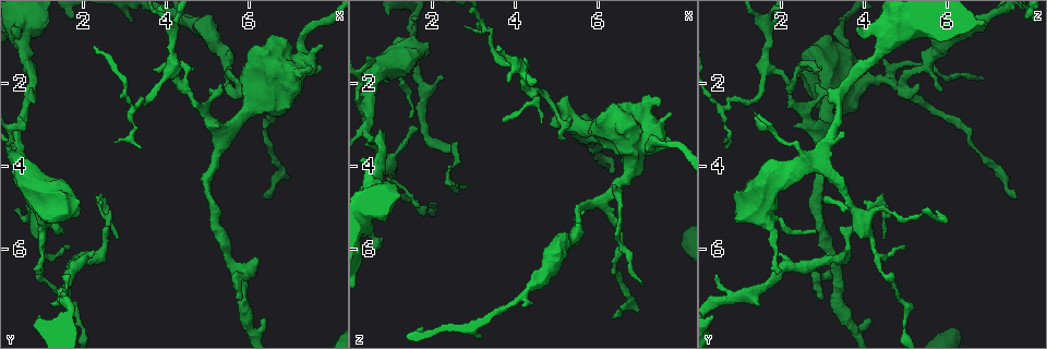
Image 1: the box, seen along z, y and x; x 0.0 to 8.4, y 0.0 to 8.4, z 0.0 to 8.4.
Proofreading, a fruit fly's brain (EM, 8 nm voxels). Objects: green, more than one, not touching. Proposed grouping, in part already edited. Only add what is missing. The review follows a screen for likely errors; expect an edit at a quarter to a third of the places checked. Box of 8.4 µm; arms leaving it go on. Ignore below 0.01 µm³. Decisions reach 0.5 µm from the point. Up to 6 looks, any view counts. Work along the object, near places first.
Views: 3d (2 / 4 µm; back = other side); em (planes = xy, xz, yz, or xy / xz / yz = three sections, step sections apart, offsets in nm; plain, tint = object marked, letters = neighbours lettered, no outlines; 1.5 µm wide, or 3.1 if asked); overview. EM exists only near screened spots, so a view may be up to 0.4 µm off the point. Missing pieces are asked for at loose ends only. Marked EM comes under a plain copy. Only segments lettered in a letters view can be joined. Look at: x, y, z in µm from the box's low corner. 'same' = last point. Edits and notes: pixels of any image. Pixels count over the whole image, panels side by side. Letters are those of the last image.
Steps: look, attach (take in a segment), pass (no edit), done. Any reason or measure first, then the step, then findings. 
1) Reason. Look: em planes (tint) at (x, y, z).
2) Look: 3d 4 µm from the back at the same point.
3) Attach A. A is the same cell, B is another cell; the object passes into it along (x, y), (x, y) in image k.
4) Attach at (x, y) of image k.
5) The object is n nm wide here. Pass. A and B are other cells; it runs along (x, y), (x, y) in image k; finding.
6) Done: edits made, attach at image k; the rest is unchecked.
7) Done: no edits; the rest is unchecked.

Thin end. Look: em xz step 4 (letters) at (0.90, 6.65, 1.95).

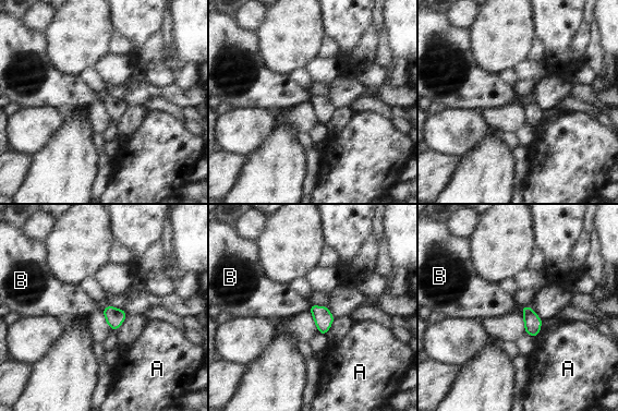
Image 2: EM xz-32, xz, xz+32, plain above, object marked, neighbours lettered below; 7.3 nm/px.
Another direction. Look: em planes (letters) at the same point.

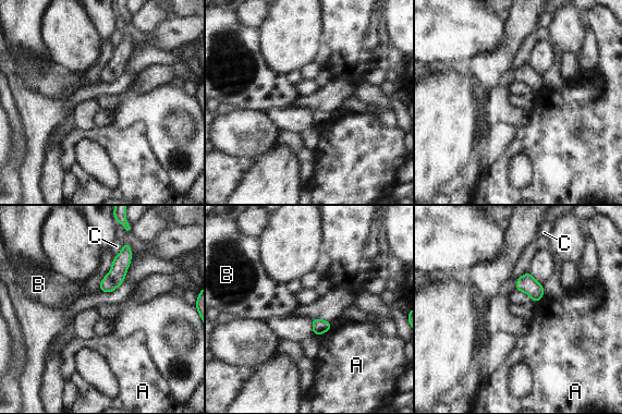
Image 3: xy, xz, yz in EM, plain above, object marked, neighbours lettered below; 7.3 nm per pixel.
Pass. A, B and C are other cells; a border runs along (330, 329), (317, 336) in image 3; no lettered segment goes on from it.

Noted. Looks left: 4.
An open end. Look: 3d 4 µm at (7.50, 1.60, 2.50).

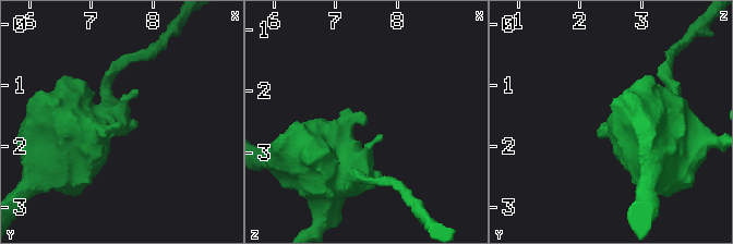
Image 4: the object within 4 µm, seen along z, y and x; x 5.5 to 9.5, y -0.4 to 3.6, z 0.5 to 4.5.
Look: em xy step 4 (letters) at (7.50, 1.60, 2.45).

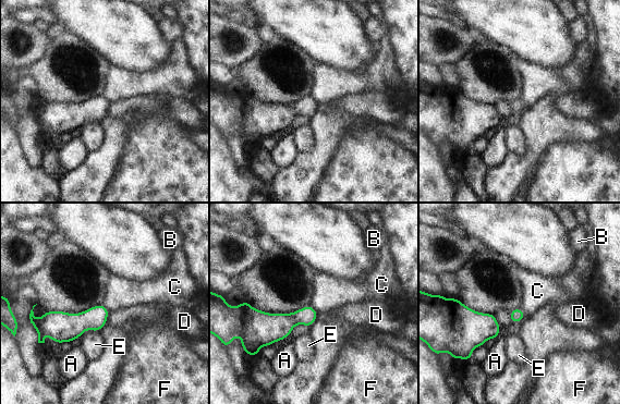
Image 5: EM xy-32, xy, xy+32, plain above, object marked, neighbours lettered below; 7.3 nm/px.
Pass. A, B, C, D, E and F are other cells; a border runs along (519, 307), (525, 317) in image 5; none of them fits.

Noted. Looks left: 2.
Look: 3d 2 µm at (5.15, 2.20, 3.35).

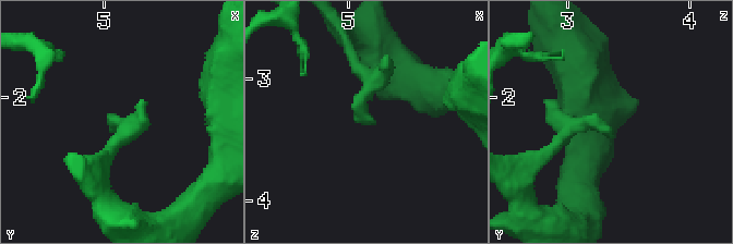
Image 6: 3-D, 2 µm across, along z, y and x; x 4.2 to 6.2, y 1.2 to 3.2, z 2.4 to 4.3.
Look: em planes (letters) at (5.20, 2.24, 3.34).

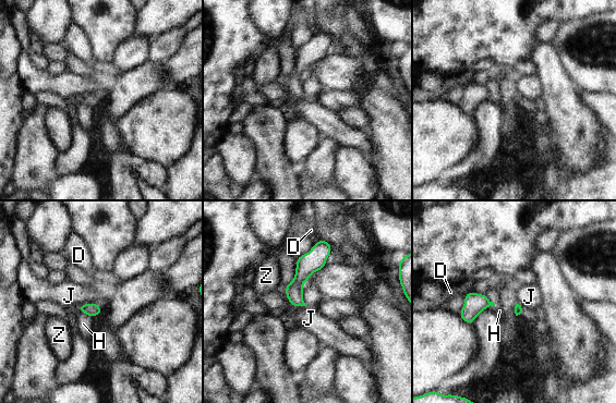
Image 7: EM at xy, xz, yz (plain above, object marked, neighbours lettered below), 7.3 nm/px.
Pass. D, H, J and Z are other cells; it runs along (323, 243), (294, 287), (294, 303) in image 7; none of them fits.

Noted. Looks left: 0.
Done: no edits; the rest is unchecked.

